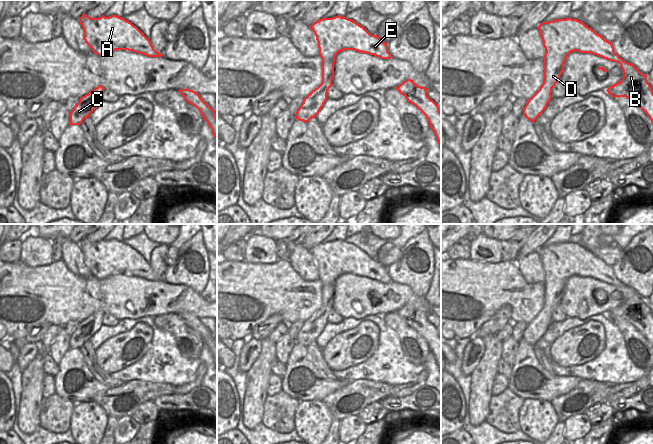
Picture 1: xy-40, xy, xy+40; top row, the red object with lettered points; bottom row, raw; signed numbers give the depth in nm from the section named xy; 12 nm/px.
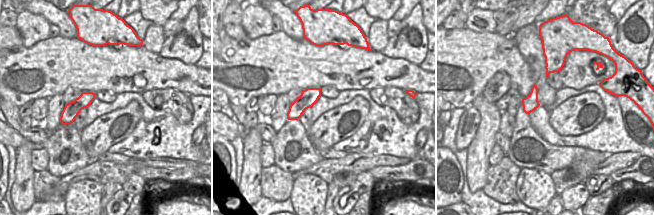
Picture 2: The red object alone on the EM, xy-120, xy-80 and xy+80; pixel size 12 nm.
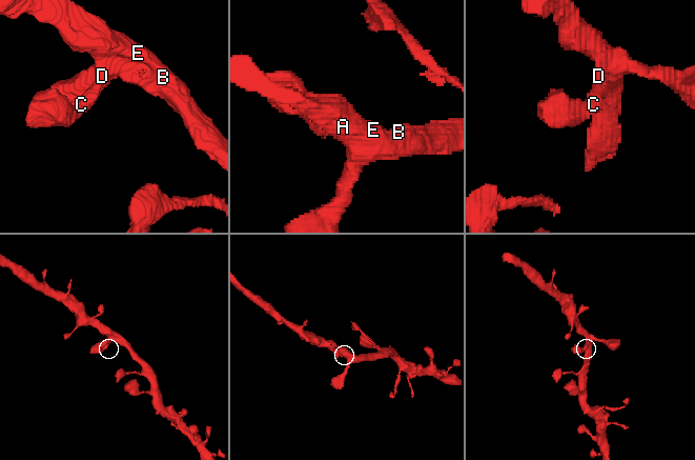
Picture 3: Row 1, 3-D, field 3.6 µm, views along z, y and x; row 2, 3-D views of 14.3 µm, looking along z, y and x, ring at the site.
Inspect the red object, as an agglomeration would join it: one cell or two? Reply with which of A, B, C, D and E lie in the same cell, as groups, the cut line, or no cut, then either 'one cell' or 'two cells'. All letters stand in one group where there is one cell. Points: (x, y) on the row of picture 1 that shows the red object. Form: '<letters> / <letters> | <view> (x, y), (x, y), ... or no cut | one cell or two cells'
A B C D E | no cut | one cell

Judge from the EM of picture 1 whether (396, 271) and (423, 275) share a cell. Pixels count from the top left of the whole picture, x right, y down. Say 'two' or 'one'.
one

